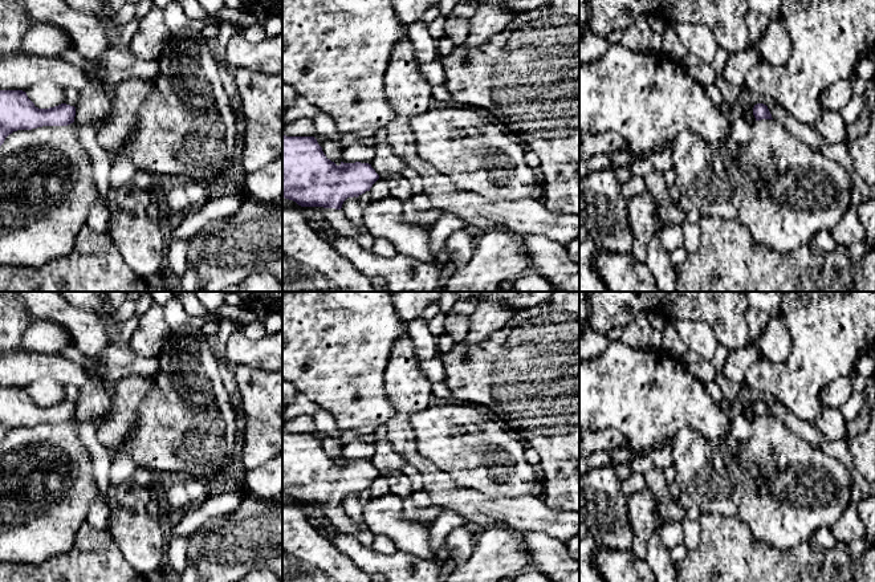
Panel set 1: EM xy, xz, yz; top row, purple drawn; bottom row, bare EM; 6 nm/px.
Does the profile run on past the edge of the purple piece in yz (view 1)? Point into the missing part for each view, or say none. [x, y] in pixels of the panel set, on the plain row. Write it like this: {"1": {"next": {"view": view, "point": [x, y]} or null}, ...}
{"1": {"next": null}}

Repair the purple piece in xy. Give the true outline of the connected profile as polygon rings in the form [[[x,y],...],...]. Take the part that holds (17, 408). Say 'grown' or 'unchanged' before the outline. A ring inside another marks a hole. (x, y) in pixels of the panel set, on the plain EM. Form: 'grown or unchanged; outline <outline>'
unchanged; outline [[[0,387],[0,443],[17,427],[42,423],[68,423],[74,419],[76,404],[61,400],[38,406],[23,387]]]

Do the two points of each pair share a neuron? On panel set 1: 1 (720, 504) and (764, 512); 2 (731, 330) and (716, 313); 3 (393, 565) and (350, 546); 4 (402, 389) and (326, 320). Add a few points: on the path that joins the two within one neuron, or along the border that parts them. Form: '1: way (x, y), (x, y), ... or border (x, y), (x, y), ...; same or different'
1: border (740, 476), (732, 492), (736, 516); different
2: way (729, 326), (720, 317); same
3: way (382, 565), (373, 564), (361, 556); same
4: border (395, 344), (385, 371), (385, 395), (389, 403); different

